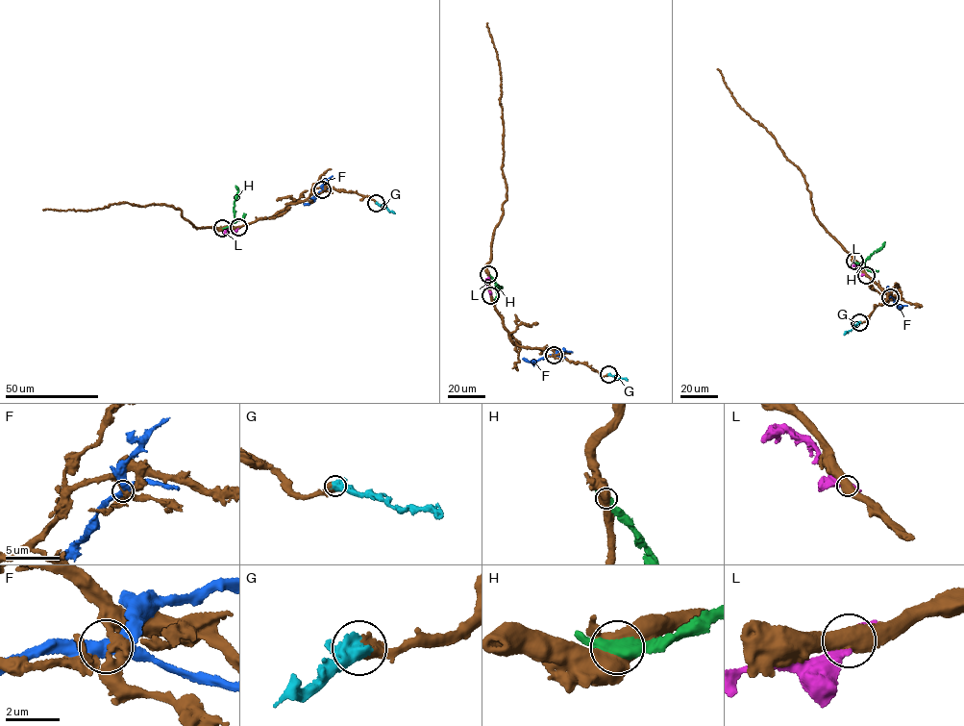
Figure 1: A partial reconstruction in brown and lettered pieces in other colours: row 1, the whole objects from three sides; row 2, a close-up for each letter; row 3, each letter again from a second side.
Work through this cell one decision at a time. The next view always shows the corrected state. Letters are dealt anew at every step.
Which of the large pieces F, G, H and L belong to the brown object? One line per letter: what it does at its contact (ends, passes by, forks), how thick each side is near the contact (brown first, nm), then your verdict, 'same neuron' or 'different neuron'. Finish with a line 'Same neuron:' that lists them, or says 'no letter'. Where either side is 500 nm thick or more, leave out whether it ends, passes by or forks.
F: it forks | 280/400 nm | different neuron
G: 600/500 nm | same neuron
H: 600/440 nm | different neuron
L: 600/240 nm | different neuron
Same neuron: G

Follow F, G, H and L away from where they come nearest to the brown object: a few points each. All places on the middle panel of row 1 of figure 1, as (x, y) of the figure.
F: (554, 355), (535, 361), (522, 359)
G: (608, 374), (628, 380)
H: (488, 274), (496, 286), (502, 288), (501, 286)
L: (490, 295), (486, 284), (489, 278)

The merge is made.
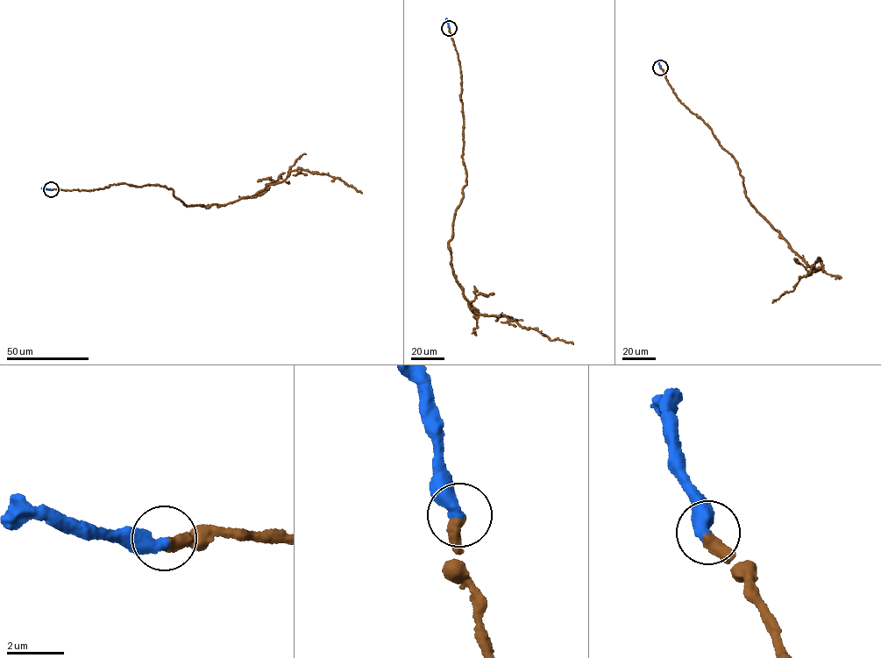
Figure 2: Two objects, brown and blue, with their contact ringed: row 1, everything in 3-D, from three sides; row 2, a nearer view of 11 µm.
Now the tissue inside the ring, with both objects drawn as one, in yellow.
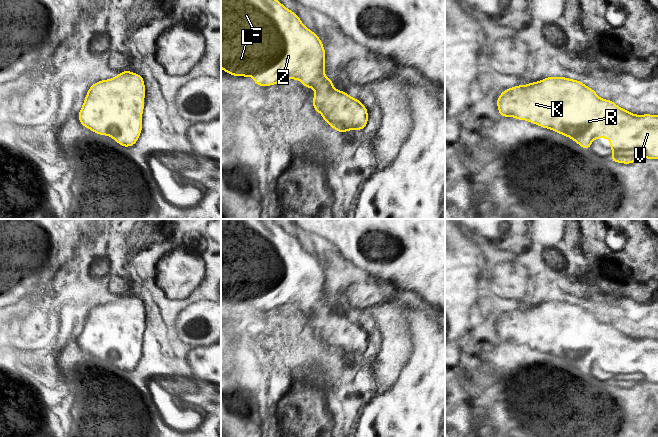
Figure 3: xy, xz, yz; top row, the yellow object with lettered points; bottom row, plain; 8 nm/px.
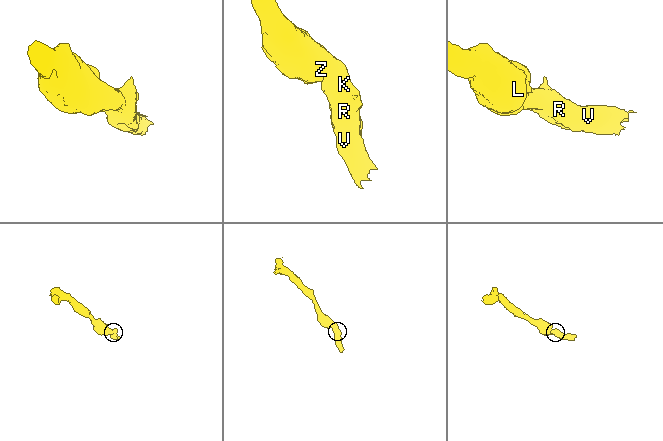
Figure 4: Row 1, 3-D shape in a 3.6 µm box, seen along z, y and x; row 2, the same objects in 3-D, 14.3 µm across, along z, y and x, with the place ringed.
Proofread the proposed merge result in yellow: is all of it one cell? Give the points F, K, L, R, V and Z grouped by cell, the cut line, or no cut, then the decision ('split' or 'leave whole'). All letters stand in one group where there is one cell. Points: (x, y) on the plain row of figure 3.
F K L R V Z | no cut | leave whole

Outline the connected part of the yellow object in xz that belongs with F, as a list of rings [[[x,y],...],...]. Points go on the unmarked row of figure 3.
[[[221,219],[221,292],[233,300],[253,300],[258,310],[271,310],[288,303],[302,305],[304,311],[315,313],[311,327],[314,333],[323,339],[323,345],[341,357],[363,354],[368,346],[368,335],[362,326],[334,313],[331,303],[324,300],[325,274],[319,261],[271,219]]]

